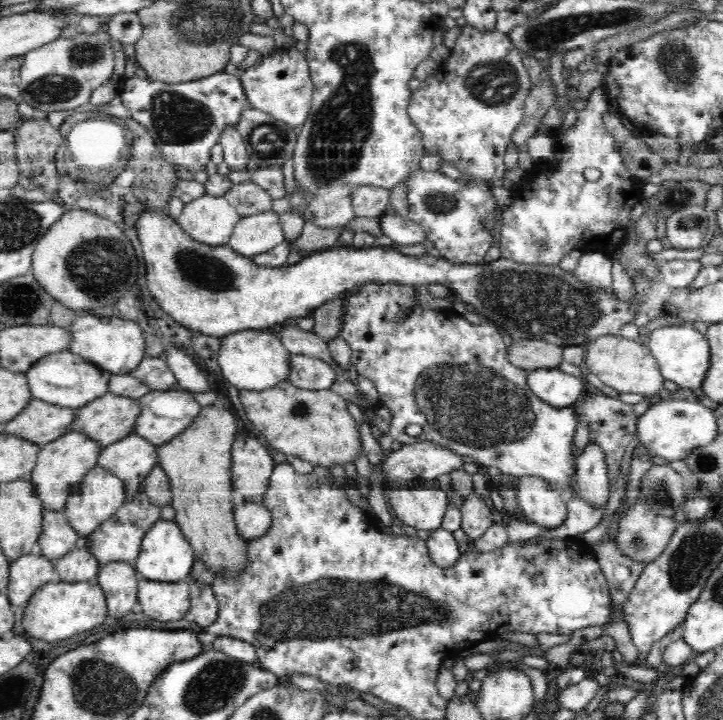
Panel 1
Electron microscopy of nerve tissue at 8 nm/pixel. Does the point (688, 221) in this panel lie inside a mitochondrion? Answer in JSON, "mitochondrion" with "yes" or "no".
{"mitochondrion":"yes"}

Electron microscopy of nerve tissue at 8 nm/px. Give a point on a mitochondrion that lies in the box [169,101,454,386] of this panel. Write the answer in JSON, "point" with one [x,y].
{"point":[268,140]}

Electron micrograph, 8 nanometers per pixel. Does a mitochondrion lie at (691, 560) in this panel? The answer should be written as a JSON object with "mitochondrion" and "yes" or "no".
{"mitochondrion":"yes"}

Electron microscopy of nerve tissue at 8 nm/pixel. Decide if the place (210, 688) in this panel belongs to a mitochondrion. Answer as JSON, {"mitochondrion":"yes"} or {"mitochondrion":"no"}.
{"mitochondrion":"yes"}

